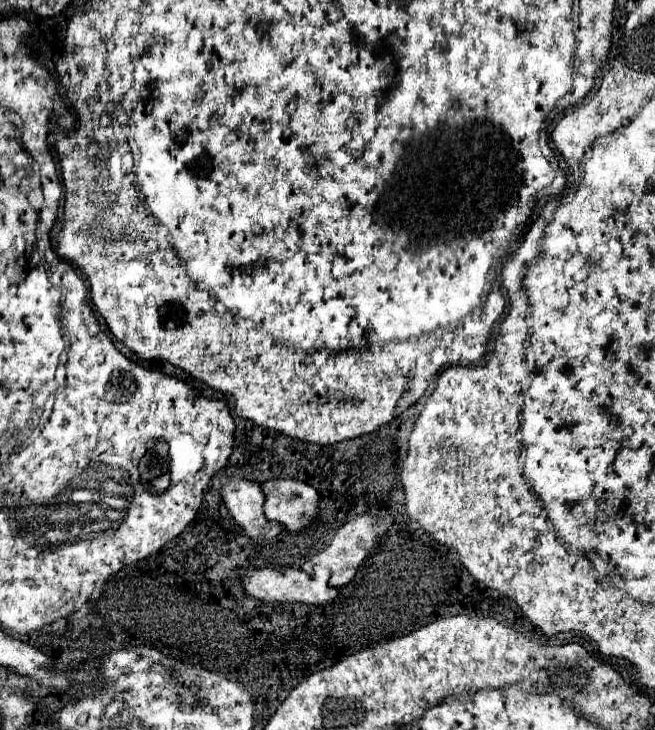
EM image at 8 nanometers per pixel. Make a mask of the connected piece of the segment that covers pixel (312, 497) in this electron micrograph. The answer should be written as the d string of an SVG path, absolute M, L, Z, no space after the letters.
M267 480L261 484L261 490L265 496L263 512L267 520L281 524L285 530L301 530L317 514L319 494L301 480Z

